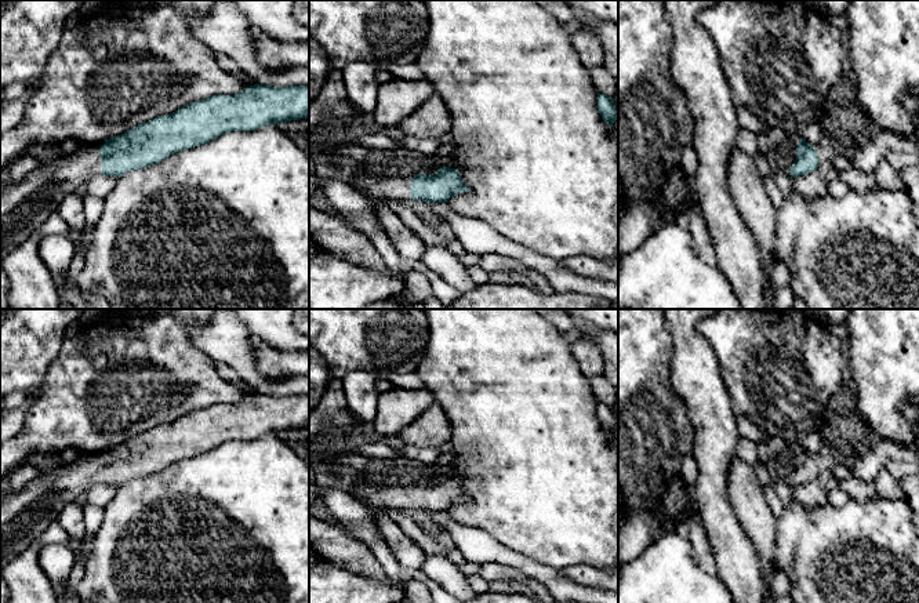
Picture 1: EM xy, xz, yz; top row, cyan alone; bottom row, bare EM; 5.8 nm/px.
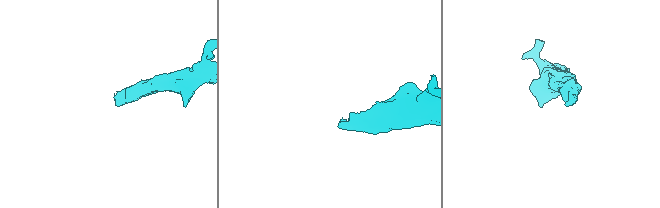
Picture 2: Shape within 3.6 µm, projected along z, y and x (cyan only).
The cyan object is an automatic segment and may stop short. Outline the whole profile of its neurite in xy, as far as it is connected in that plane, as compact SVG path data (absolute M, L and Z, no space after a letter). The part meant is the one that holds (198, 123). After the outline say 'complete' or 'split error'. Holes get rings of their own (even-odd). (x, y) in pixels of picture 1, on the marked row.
M257 83L233 95L218 94L192 102L105 142L81 144L73 153L43 163L21 181L10 181L0 189L0 262L58 211L69 192L76 192L95 175L119 178L128 171L155 166L177 152L201 146L230 131L253 131L306 117L309 117L309 86L272 87Z | split error

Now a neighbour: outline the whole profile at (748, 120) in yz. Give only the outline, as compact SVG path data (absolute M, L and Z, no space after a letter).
M737 106L737 116L740 119L741 128L749 130L753 134L766 132L767 127L747 108Z

